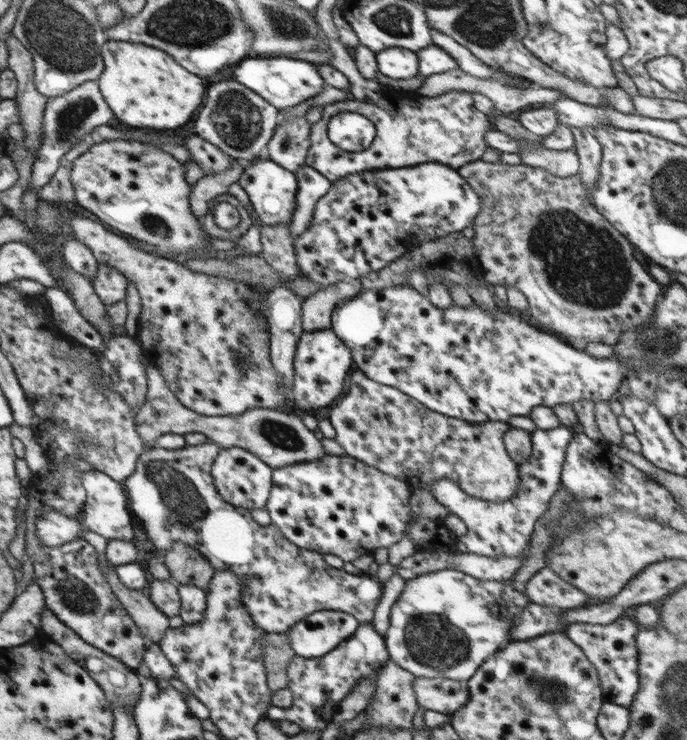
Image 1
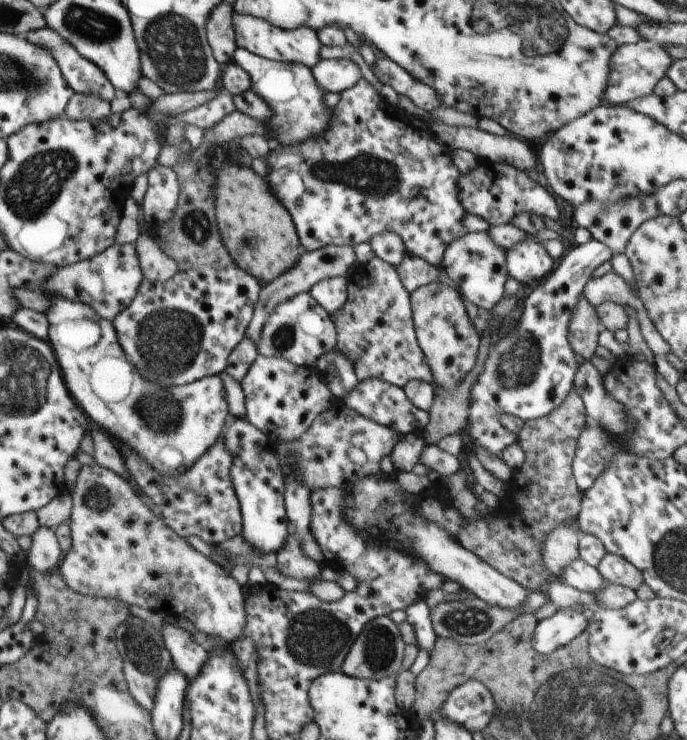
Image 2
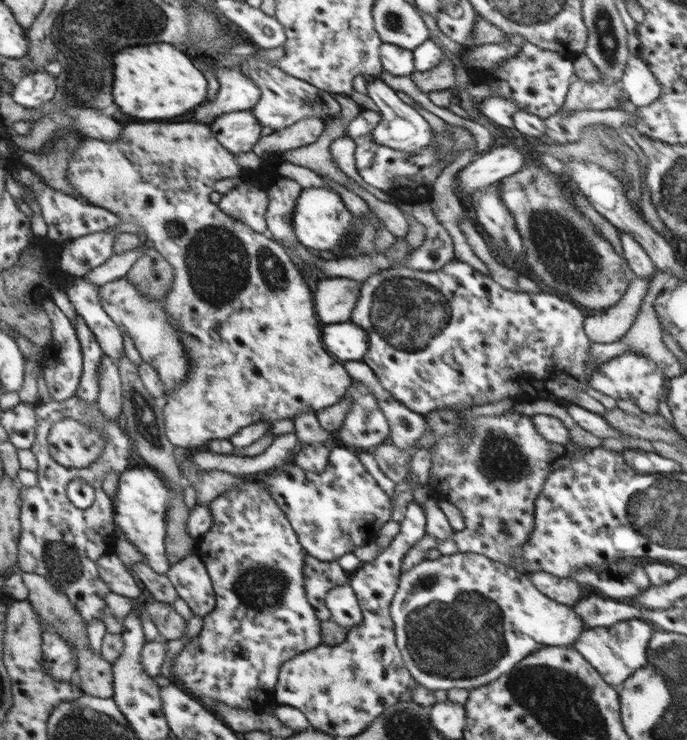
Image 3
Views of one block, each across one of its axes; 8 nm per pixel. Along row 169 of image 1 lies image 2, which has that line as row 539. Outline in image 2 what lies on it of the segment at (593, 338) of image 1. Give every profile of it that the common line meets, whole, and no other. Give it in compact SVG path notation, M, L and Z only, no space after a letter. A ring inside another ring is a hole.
M572 388L570 392L567 394L567 397L564 399L564 402L556 410L551 410L550 414L546 416L536 418L536 419L527 419L524 423L524 428L518 434L517 442L519 445L525 450L525 462L526 464L522 465L520 470L513 470L514 476L505 480L505 496L500 499L501 504L498 505L498 508L489 512L490 517L493 519L491 521L484 521L484 518L478 518L475 520L474 518L464 518L466 520L466 526L462 526L462 530L458 530L457 540L466 548L466 550L470 550L479 556L482 561L488 562L492 568L495 568L500 574L507 576L510 580L514 580L514 582L518 582L524 590L529 592L532 591L544 591L547 584L554 578L552 572L548 570L546 564L542 559L542 542L546 542L546 538L548 538L548 534L554 530L554 528L558 528L558 526L562 526L562 524L566 524L566 526L574 526L577 528L577 518L578 513L581 506L581 497L583 493L580 488L578 488L577 482L575 481L573 475L573 460L576 456L576 447L578 446L578 438L580 438L580 434L582 434L582 430L586 428L587 425L587 414L584 406L584 402L582 398L580 398L580 394L578 394L578 390L576 388Z

